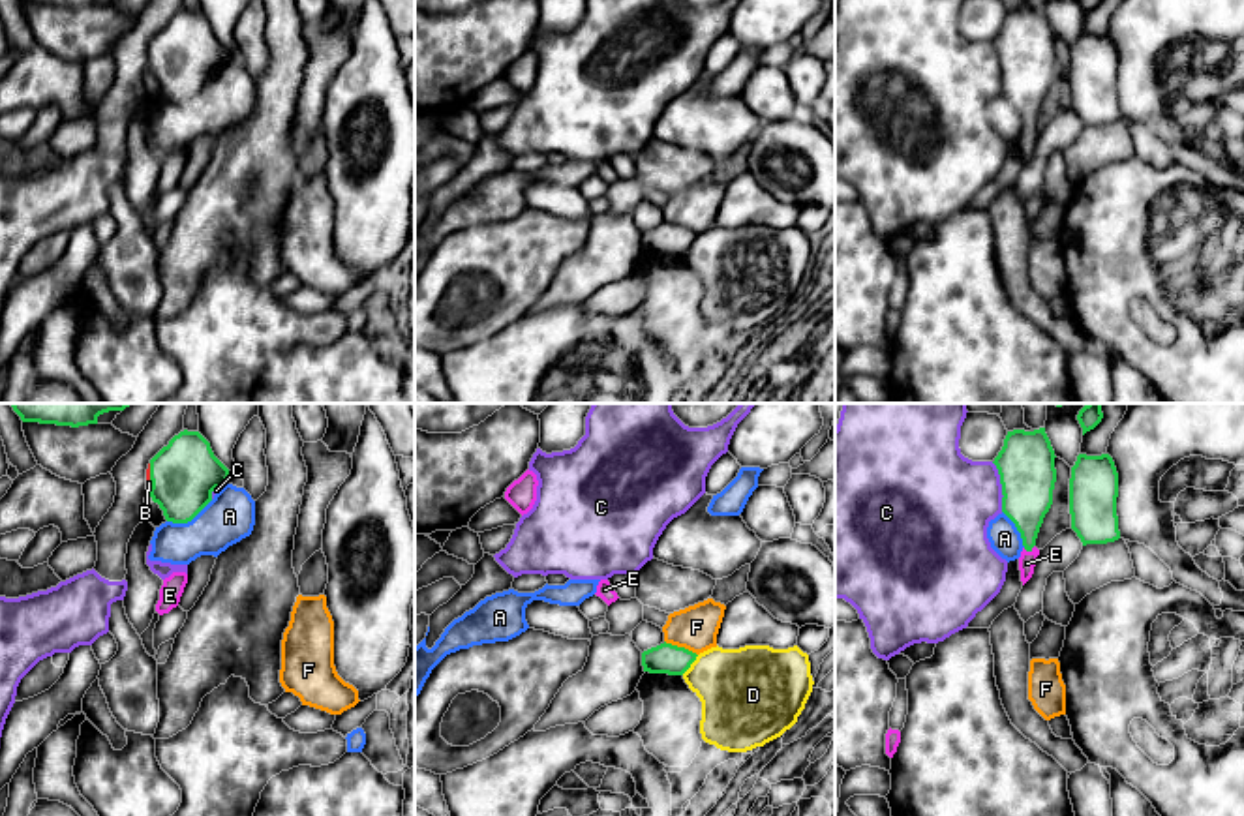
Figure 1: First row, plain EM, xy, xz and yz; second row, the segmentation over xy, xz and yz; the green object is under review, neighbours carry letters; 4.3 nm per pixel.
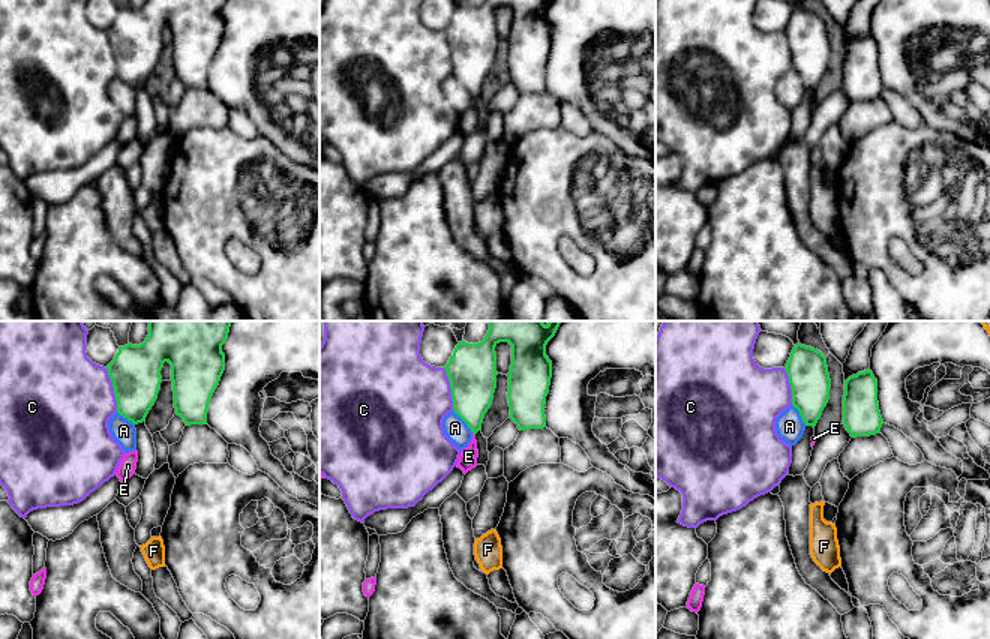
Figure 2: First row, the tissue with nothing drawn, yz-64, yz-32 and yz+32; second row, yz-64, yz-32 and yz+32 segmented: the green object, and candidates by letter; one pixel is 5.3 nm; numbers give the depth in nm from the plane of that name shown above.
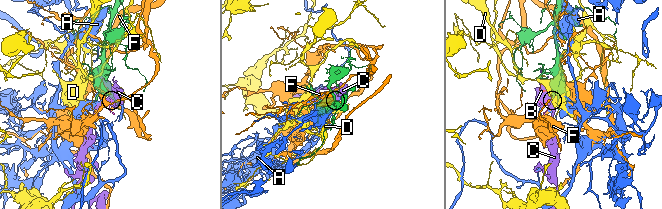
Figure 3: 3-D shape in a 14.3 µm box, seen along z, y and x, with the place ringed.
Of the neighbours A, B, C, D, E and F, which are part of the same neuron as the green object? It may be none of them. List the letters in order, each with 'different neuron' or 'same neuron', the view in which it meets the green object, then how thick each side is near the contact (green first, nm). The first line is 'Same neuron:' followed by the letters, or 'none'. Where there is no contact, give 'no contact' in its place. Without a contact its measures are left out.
Same neuron: B, E
A: different neuron; meets green in xy; 280 nm thick on the green side, 220 nm on the other
B: same neuron; meets green in xy; 280 nm thick on the green side, 30 nm on the other
C: different neuron; meets green in yz; 240 nm thick on the green side, 400 nm on the other
D: different neuron; meets green in xz; 130 nm thick on the green side, 360 nm on the other
E: same neuron; meets green in yz; 220 nm thick on the green side, 80 nm on the other
F: different neuron; meets green in xz; 130 nm thick on the green side, 190 nm on the other

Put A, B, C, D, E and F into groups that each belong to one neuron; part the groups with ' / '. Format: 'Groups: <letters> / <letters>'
Groups: A / B E / C / D / F

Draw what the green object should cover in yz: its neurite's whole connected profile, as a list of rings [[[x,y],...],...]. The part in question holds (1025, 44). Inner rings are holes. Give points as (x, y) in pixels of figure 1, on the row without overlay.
[[[1045,8],[1008,11],[994,38],[1002,64],[1002,92],[1015,103],[1023,118],[1019,150],[1023,165],[1032,158],[1039,135],[1036,118],[1053,84],[1056,62],[1054,30]]]

